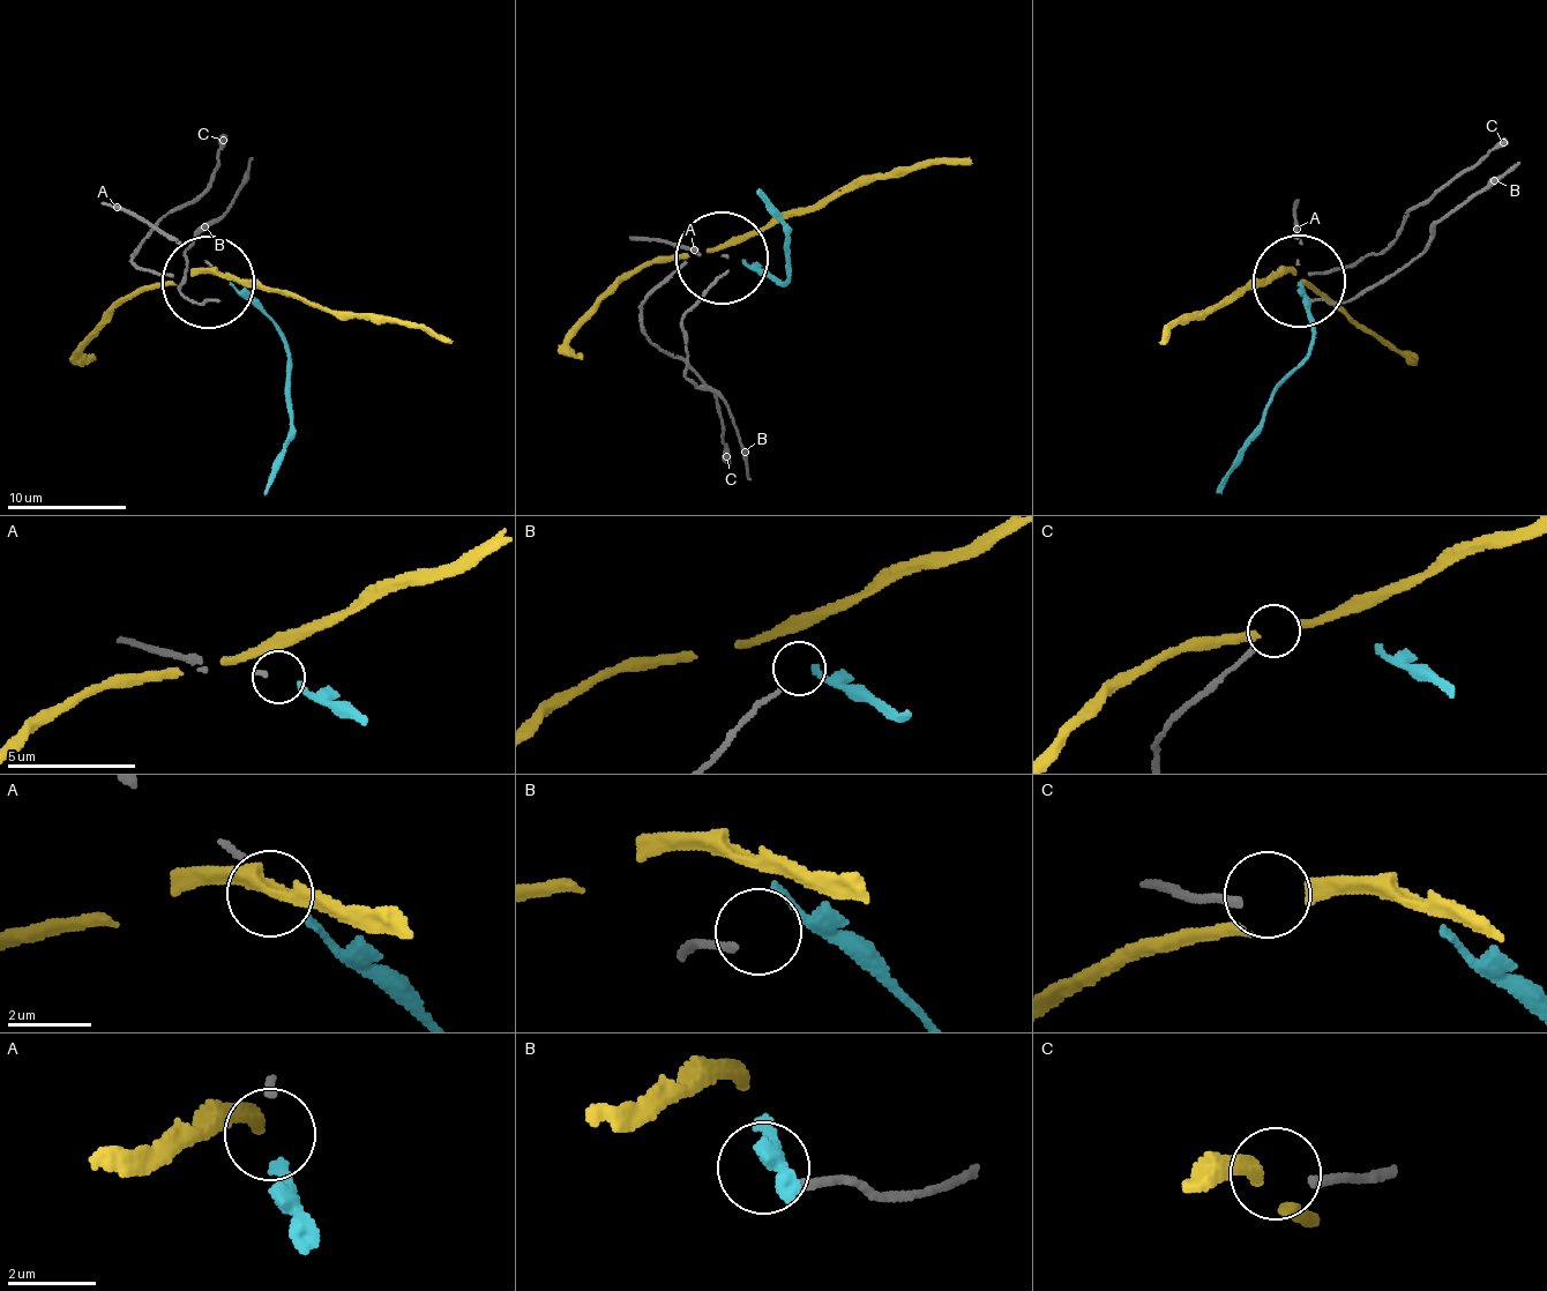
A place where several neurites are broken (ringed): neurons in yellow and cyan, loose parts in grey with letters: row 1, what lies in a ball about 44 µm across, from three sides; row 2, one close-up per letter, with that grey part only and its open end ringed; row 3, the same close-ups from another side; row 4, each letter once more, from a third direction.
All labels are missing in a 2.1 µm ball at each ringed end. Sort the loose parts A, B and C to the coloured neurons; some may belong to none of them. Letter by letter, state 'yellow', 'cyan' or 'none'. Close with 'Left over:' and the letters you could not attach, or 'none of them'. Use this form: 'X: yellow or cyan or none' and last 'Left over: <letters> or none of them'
A: cyan
B: none
C: yellow
Left over: B

